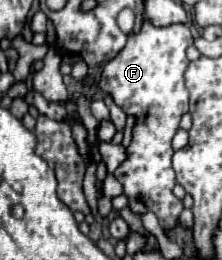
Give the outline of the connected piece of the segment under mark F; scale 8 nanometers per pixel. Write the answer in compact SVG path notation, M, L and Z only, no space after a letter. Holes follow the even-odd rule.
M145 21L141 31L129 37L127 45L103 67L99 77L99 87L105 93L111 93L115 103L127 115L137 117L133 139L129 143L129 157L125 163L121 163L121 167L115 169L113 175L123 185L131 209L139 215L147 209L153 211L165 229L173 227L183 211L181 199L171 193L173 185L177 183L171 167L171 139L179 129L183 113L189 111L189 93L183 77L189 65L189 59L185 57L185 49L189 45L193 45L193 37L187 25L153 27L149 21ZM139 195L145 199L145 203L137 201Z

